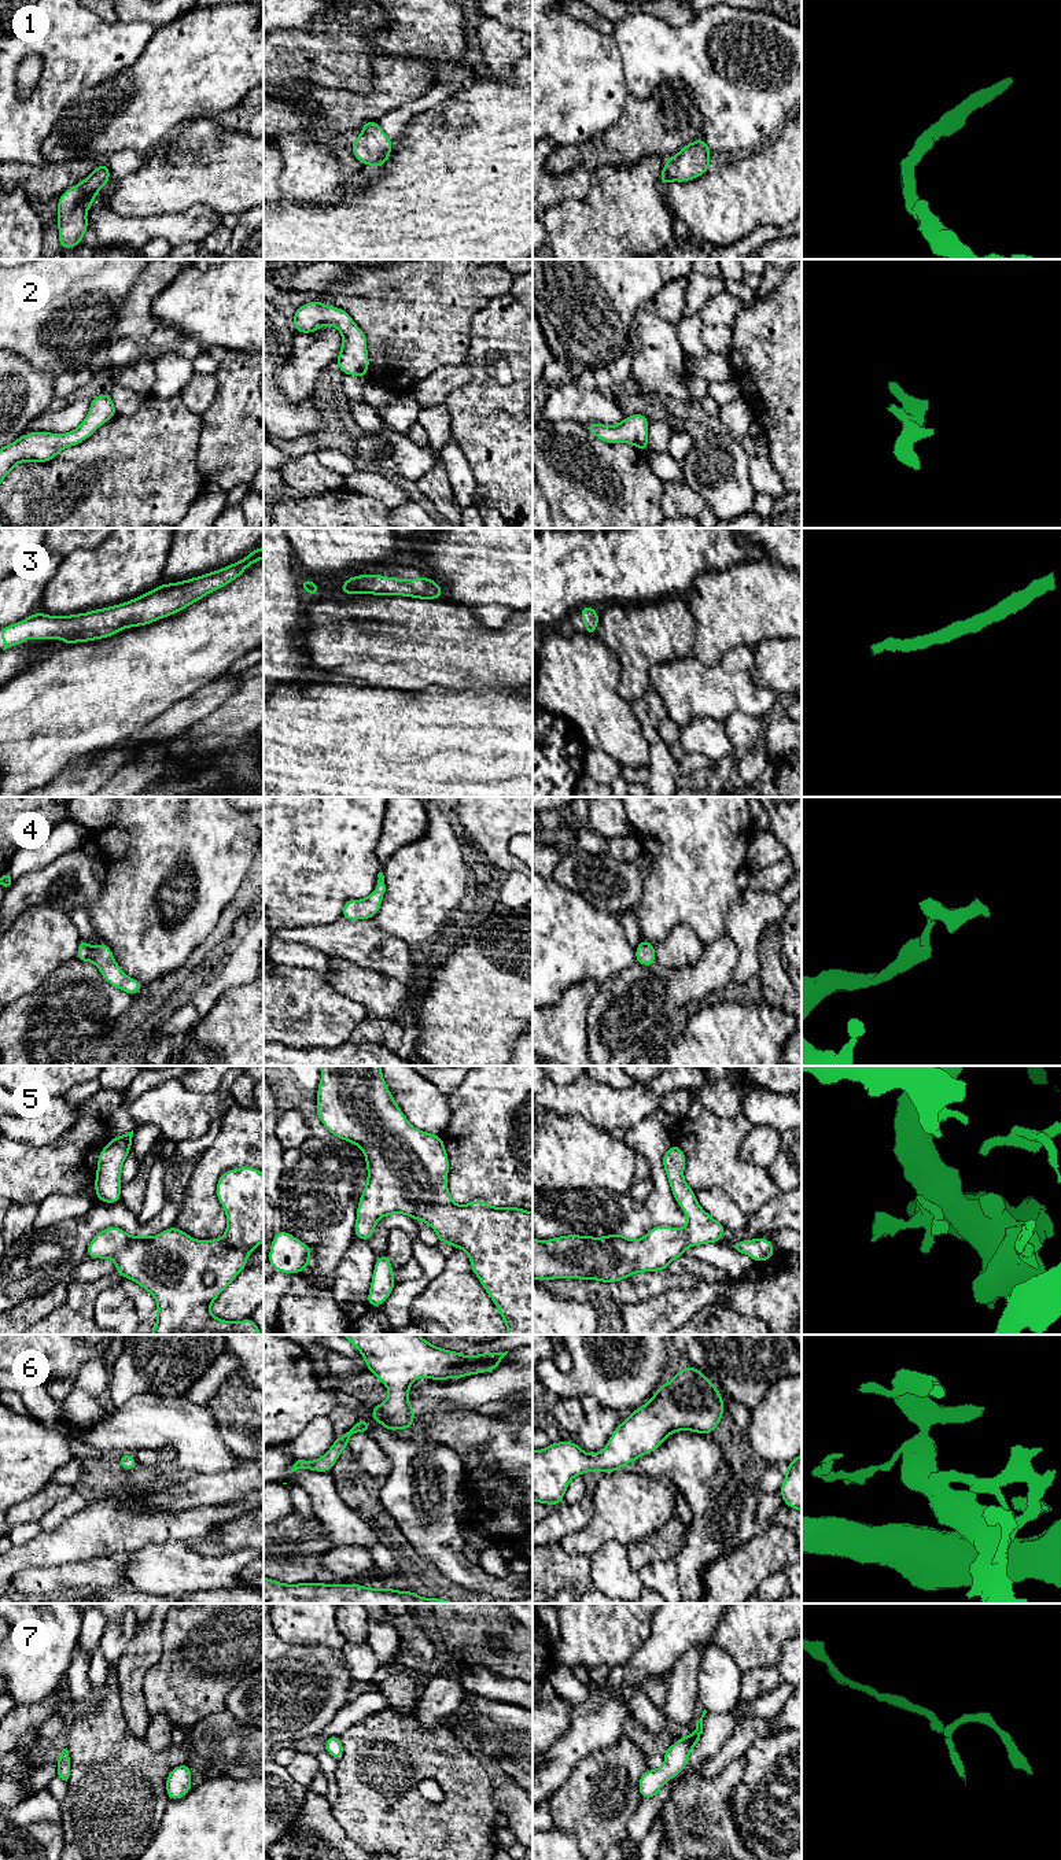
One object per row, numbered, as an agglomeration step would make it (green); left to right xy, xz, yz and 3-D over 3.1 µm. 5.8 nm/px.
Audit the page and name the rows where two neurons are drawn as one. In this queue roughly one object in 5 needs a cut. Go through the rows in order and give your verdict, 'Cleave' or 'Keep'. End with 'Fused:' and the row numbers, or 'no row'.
1: Keep
2: Keep
3: Keep
4: Keep
5: Keep
6: Keep
7: Keep
Fused: no row

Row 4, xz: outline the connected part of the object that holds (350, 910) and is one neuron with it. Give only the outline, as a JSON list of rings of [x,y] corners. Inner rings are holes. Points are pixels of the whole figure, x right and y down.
[[[379,872],[377,878],[377,887],[366,898],[351,898],[345,903],[342,914],[343,919],[372,919],[379,912],[386,892],[386,885],[383,872]]]

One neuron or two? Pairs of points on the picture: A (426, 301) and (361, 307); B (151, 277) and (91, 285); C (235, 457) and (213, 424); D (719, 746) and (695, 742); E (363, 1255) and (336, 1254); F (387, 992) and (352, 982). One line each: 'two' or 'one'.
A: one
B: two
C: one
D: one
E: two
F: one

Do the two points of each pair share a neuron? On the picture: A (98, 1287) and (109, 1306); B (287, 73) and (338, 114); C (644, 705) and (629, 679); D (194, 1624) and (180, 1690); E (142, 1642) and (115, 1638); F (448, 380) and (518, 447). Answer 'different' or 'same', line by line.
A: different
B: different
C: different
D: same
E: different
F: different

